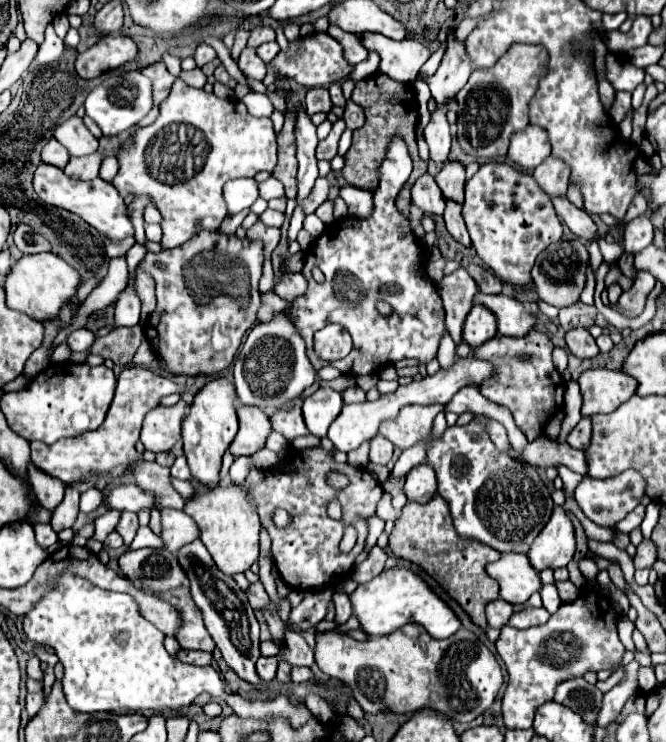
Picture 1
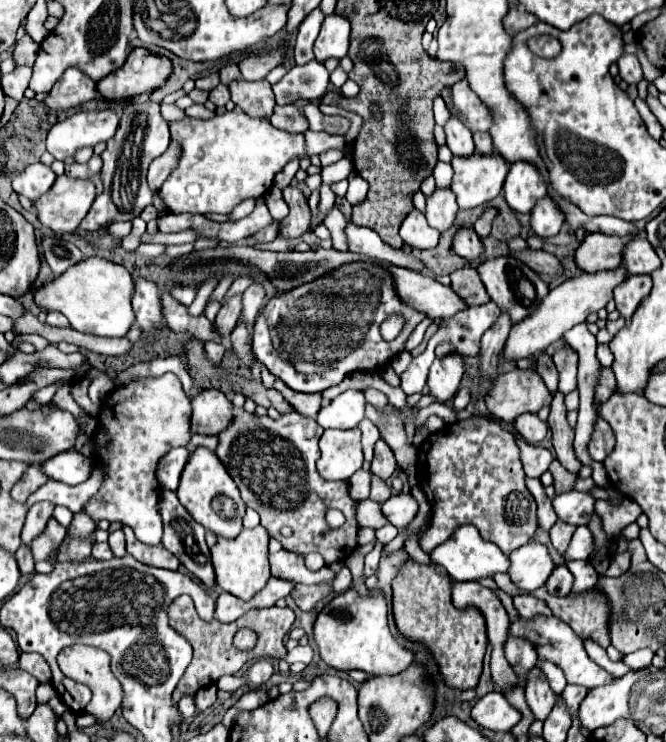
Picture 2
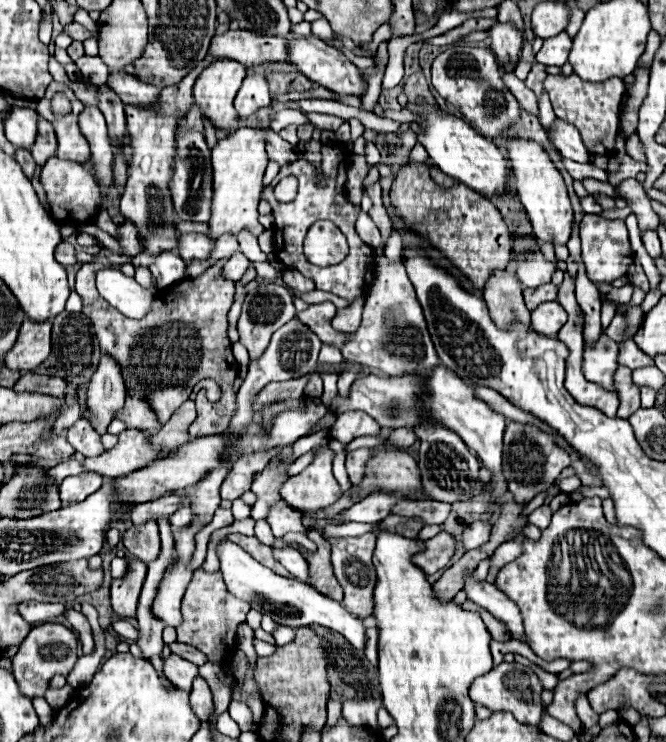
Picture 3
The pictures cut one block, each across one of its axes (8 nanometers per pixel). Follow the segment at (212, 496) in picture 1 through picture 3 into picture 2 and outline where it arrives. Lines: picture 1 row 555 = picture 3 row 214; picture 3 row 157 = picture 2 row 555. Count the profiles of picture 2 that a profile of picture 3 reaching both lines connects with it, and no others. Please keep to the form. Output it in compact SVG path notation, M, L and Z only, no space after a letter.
M256 526L252 530L244 528L234 540L218 538L216 546L212 548L212 564L214 564L218 588L240 600L250 600L254 594L258 594L270 580L268 540L270 536L262 526Z

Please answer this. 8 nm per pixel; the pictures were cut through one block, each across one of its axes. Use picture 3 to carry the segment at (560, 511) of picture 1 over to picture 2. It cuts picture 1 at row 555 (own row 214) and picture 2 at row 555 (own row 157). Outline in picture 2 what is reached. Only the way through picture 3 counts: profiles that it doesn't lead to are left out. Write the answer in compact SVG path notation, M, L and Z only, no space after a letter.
M528 542L520 546L520 550L514 550L508 558L510 558L510 568L508 568L510 580L520 590L526 590L526 592L532 592L544 586L546 578L554 568L554 562L548 556L548 550L536 542Z

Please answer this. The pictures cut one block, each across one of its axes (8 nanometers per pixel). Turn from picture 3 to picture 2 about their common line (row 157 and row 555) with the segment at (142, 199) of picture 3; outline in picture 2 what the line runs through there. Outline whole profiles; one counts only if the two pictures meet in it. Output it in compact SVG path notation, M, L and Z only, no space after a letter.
M124 526L124 534L126 534L126 550L128 554L132 554L138 562L144 562L148 566L156 566L156 568L166 568L166 570L178 570L180 562L178 558L168 552L166 548L162 548L160 544L158 546L148 546L148 544L142 544L140 540L136 540L132 528Z

